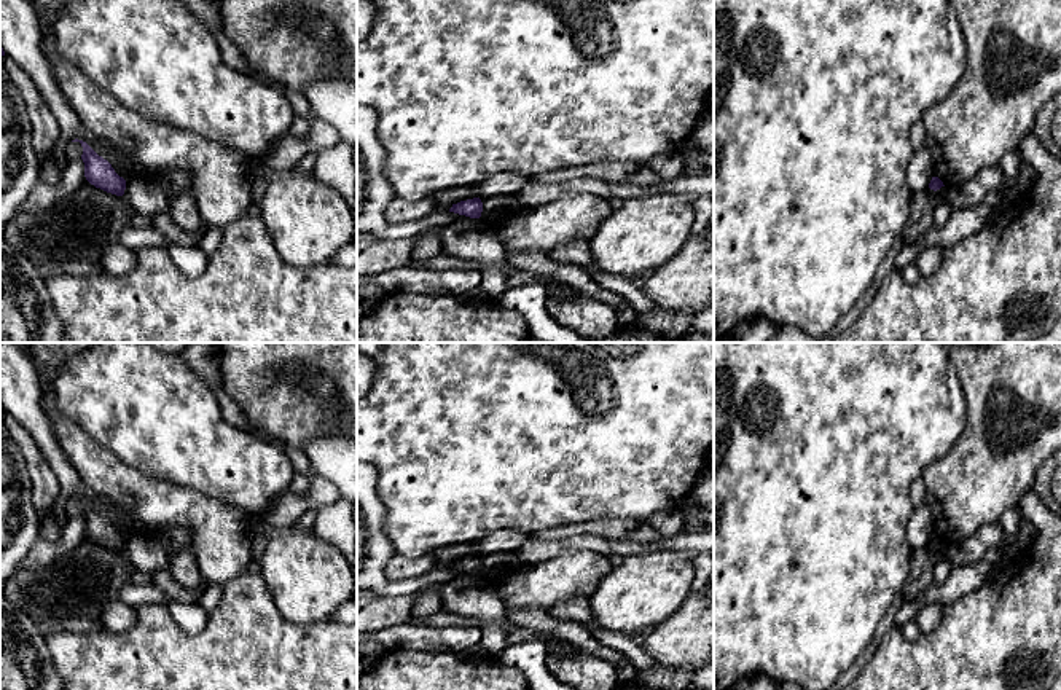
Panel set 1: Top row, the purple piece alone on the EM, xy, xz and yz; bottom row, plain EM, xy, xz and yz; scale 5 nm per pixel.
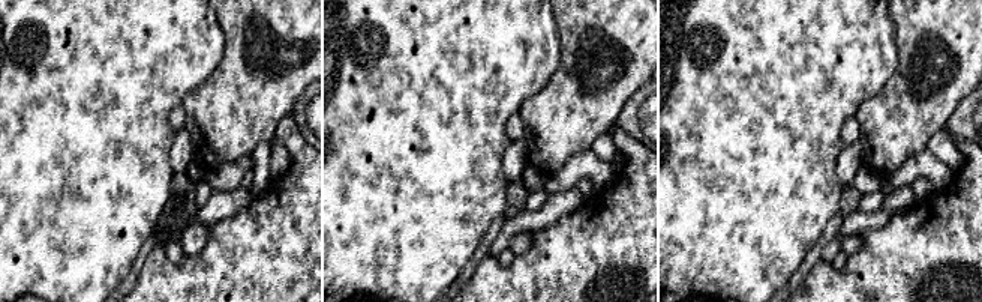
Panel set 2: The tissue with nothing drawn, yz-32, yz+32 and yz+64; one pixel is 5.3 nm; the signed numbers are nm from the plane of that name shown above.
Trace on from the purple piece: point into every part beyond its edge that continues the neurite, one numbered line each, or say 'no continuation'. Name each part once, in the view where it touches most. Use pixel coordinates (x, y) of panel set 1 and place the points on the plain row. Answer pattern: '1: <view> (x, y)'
no continuation

